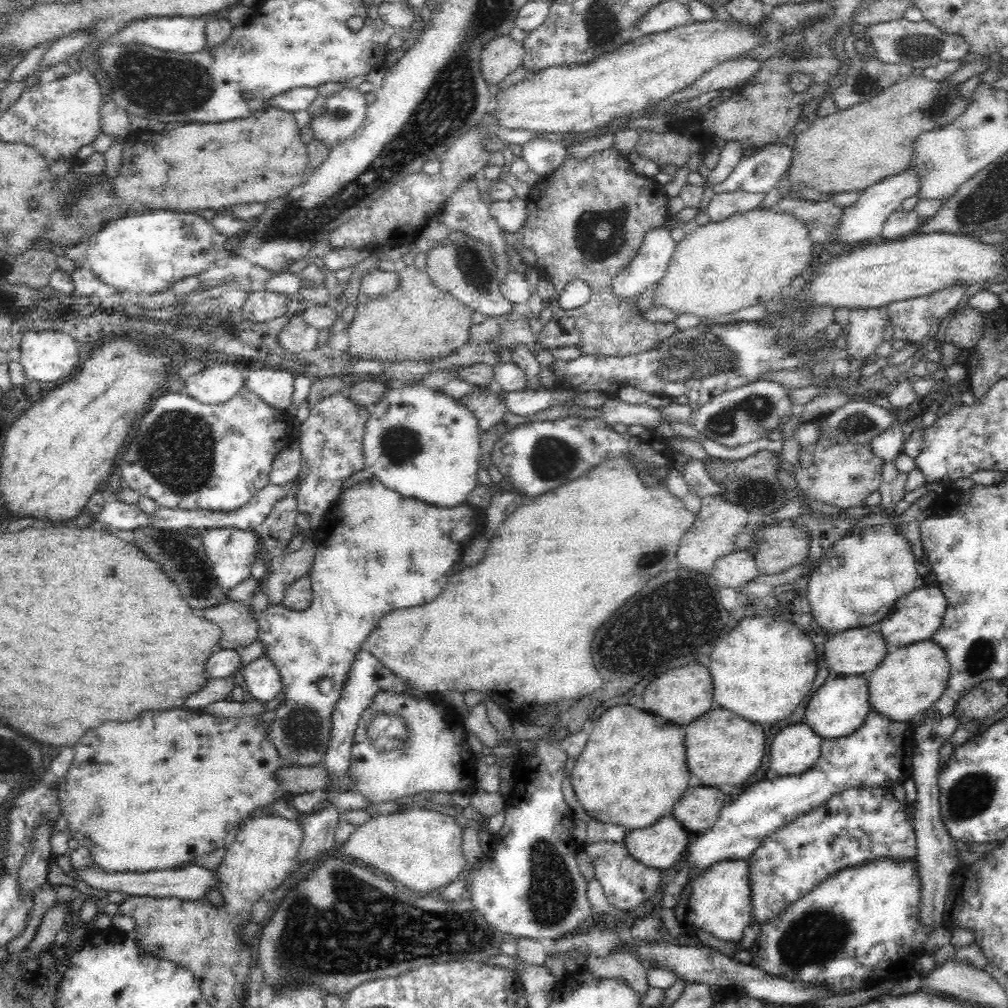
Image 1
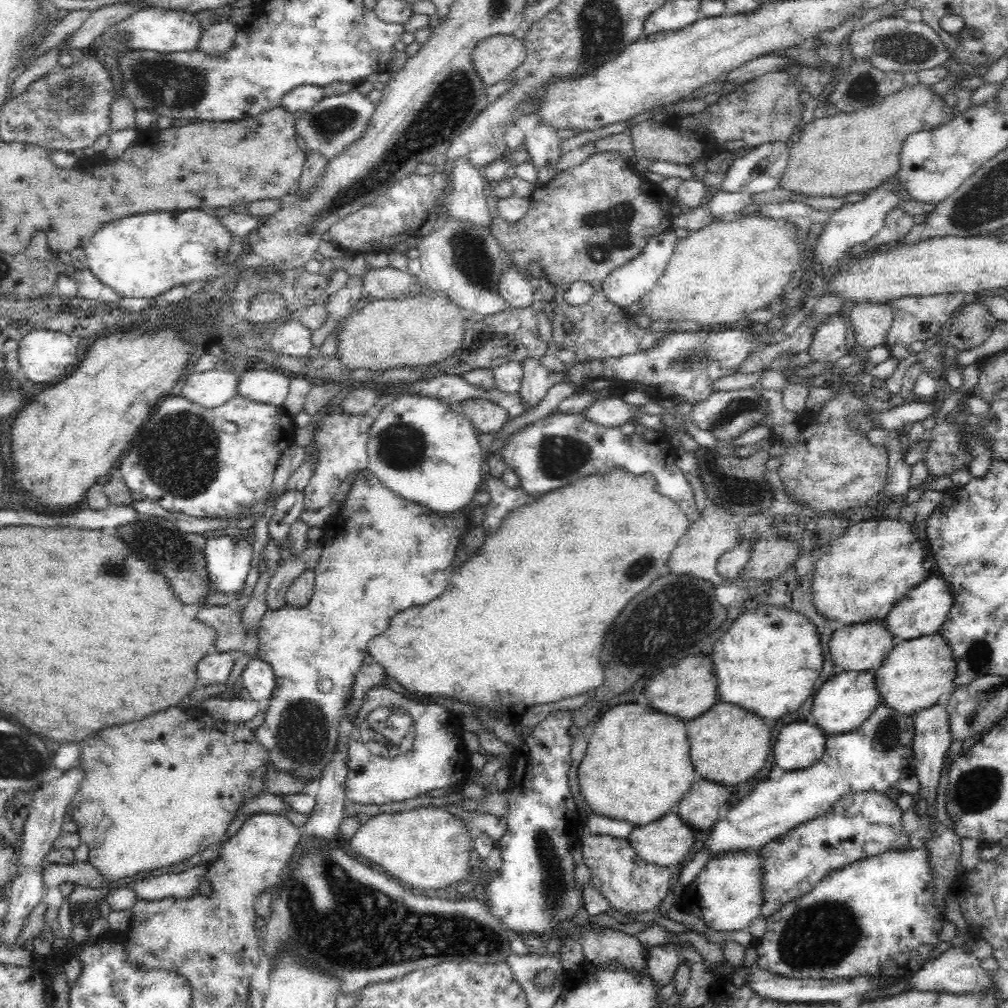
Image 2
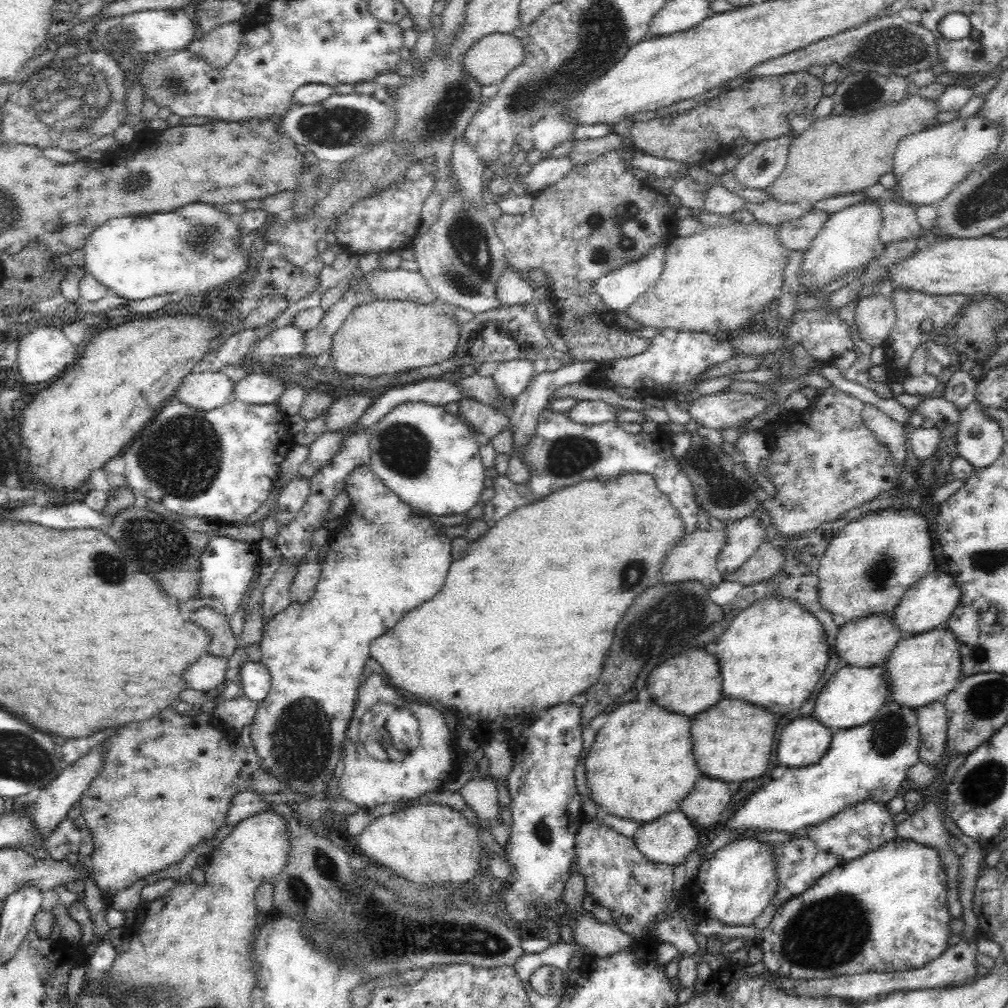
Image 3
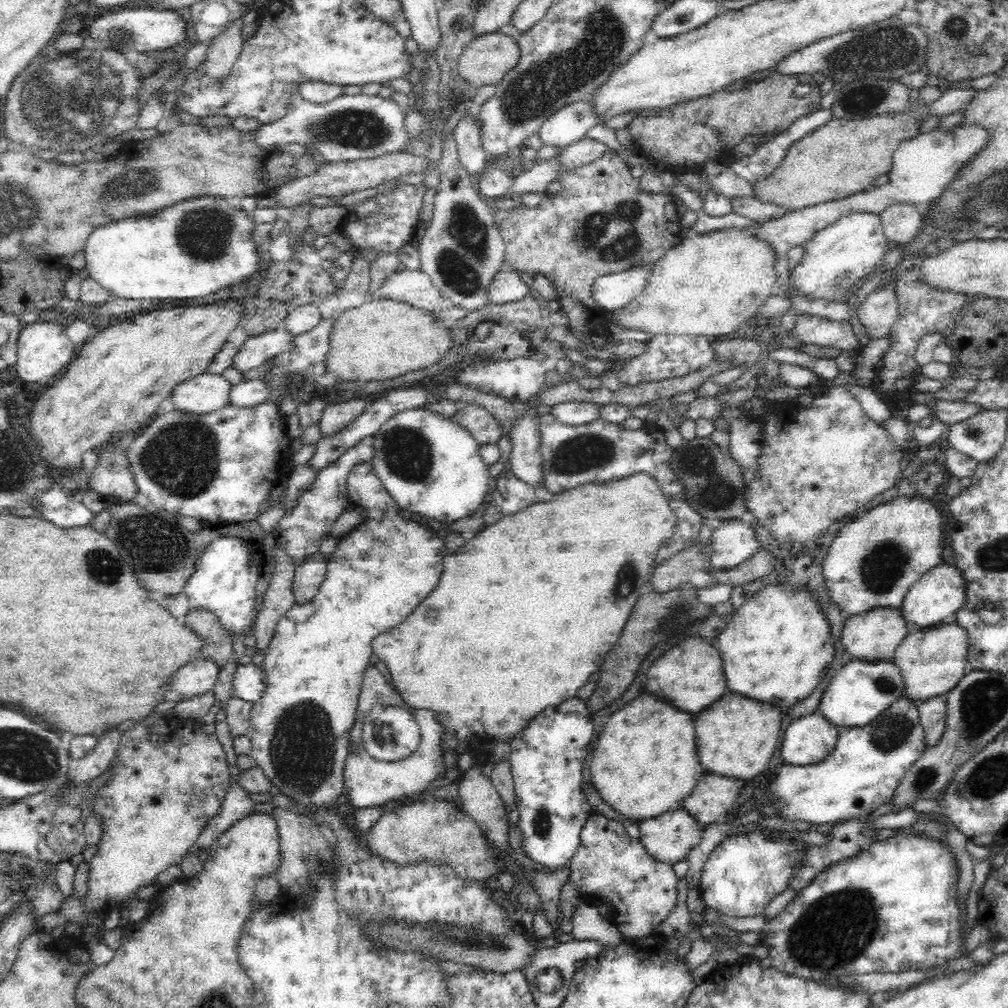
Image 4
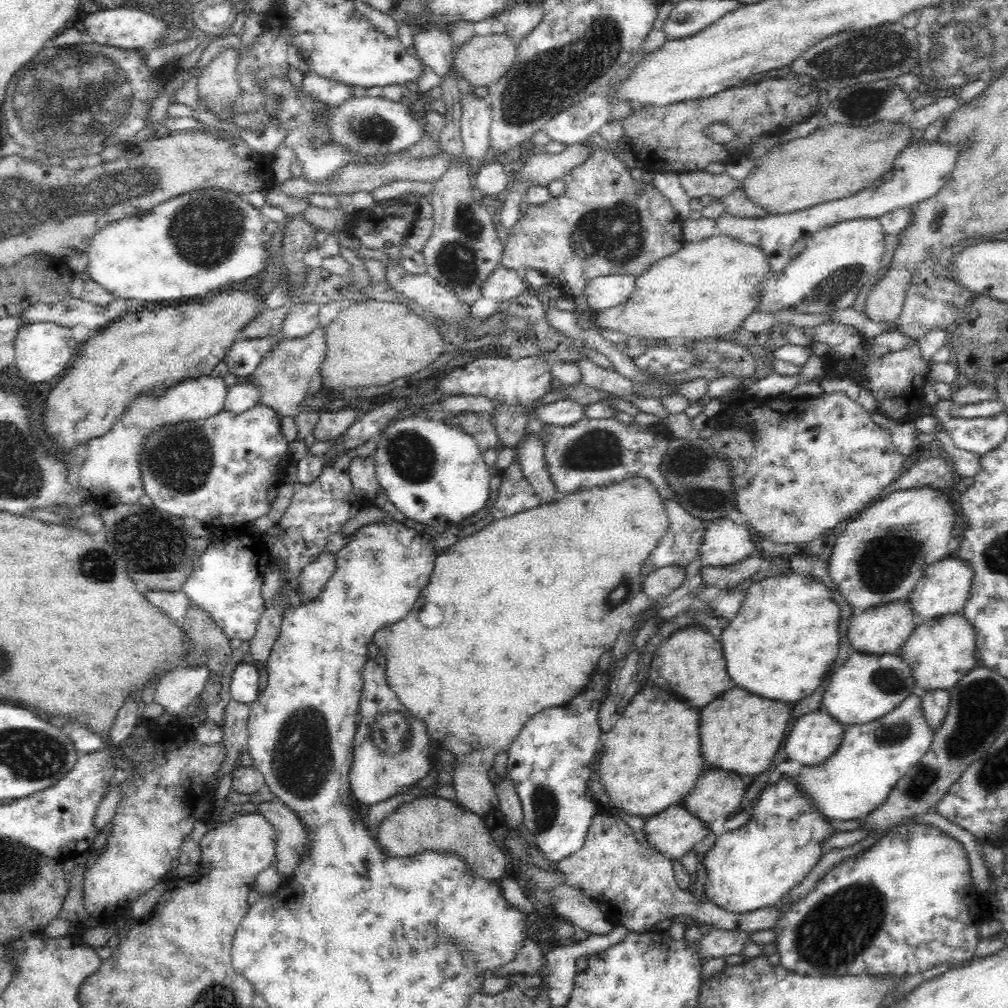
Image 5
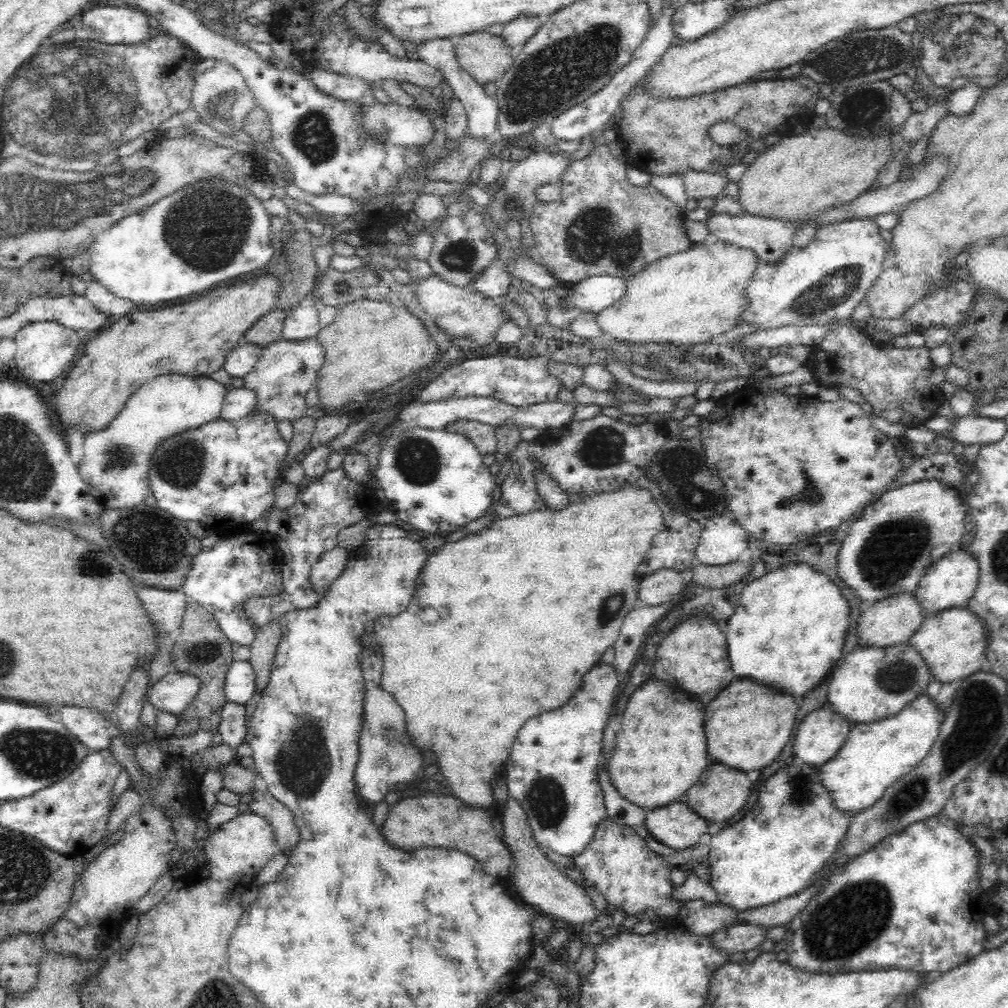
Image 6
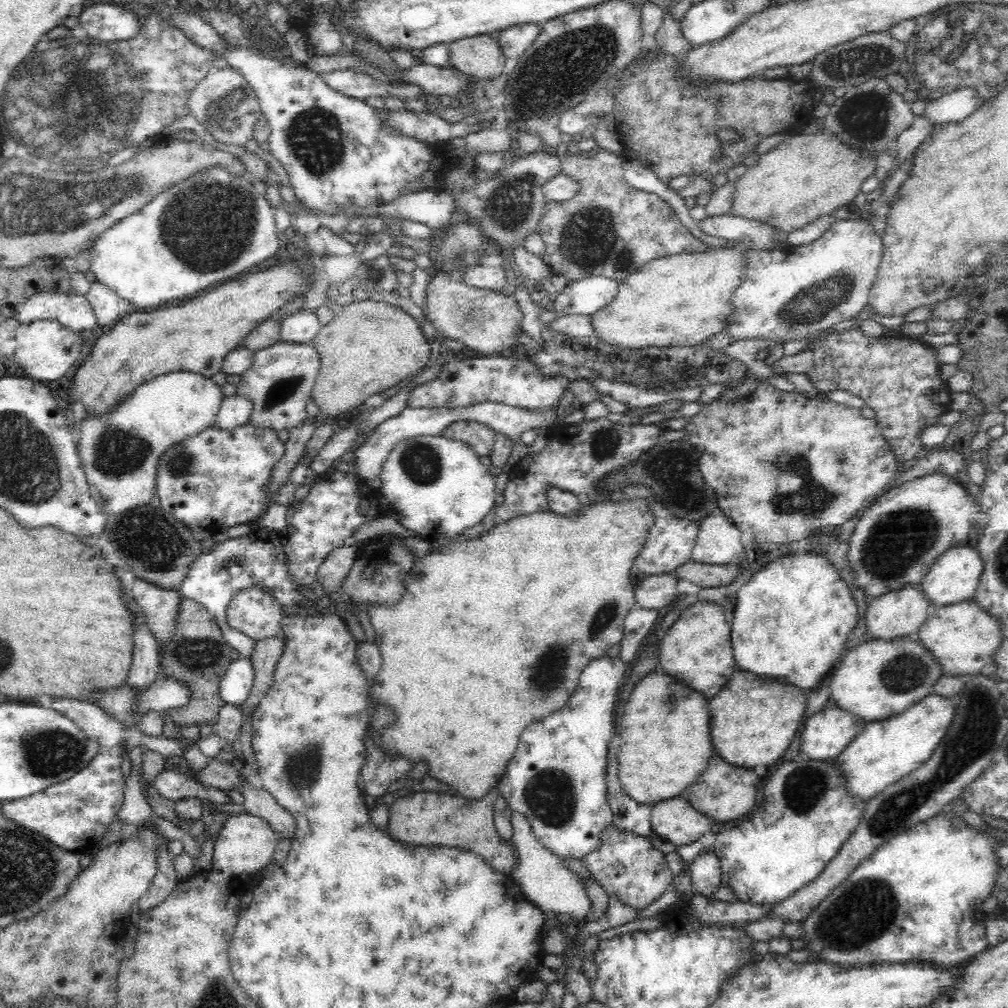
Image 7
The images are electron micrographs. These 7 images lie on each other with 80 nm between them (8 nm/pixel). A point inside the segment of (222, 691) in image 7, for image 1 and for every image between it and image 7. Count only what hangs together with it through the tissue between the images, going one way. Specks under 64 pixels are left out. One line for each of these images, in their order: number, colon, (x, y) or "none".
1: (262, 679)
2: (257, 677)
3: (254, 679)
4: (247, 683)
5: (243, 687)
6: (239, 685)

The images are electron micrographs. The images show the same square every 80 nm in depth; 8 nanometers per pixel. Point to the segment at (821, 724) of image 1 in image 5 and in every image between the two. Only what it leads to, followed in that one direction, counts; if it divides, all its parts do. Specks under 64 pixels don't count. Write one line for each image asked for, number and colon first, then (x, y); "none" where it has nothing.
2: (845, 700)
3: (853, 695)
4: (861, 690)
5: (867, 686)

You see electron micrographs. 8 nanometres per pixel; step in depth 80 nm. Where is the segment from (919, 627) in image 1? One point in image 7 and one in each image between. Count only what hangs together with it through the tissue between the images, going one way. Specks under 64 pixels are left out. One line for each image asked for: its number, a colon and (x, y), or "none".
2: (922, 611)
3: (929, 603)
4: (934, 598)
5: (945, 586)
6: (950, 582)
7: (955, 576)

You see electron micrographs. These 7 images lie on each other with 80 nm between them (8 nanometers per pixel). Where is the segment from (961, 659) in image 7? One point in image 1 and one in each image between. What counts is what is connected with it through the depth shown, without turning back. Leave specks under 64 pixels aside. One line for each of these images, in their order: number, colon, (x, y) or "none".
1: (909, 680)
2: (915, 674)
3: (921, 668)
4: (932, 660)
5: (942, 651)
6: (953, 642)

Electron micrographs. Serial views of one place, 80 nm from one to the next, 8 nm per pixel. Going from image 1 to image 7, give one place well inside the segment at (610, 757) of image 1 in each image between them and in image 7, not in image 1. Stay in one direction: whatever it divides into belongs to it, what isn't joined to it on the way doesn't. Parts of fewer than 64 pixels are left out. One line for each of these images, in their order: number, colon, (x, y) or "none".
2: (637, 767)
3: (640, 767)
4: (644, 763)
5: (649, 761)
6: (660, 752)
7: (666, 727)

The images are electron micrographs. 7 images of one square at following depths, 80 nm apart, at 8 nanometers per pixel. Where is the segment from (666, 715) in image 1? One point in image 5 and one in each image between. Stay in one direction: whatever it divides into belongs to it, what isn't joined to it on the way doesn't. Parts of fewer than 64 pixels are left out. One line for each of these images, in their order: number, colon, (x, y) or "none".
2: (690, 689)
3: (690, 684)
4: (690, 677)
5: (691, 664)

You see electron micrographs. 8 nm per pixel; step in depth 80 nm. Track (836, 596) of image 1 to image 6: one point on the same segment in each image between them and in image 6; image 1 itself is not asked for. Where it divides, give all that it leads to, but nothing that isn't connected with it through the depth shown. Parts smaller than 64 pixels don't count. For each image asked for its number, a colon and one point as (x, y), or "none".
2: (866, 571)
3: (870, 564)
4: (876, 557)
5: (879, 557)
6: (896, 538)

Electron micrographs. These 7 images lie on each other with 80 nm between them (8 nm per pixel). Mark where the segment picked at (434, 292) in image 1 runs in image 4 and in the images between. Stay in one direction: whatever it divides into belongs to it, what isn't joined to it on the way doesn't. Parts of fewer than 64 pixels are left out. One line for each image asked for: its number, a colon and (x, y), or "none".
2: (420, 331)
3: (383, 337)
4: (379, 340)

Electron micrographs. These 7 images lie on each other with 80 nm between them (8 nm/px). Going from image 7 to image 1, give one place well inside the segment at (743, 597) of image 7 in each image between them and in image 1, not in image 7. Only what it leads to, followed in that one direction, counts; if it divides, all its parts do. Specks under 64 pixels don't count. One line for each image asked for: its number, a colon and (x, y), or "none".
1: (763, 669)
2: (768, 663)
3: (774, 652)
4: (777, 648)
5: (784, 639)
6: (788, 630)

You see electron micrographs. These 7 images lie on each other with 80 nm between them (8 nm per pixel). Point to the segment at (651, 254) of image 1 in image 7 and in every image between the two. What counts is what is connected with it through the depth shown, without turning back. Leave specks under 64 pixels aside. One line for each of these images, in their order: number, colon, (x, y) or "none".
2: (625, 285)
3: (620, 288)
4: (611, 292)
5: (603, 292)
6: (596, 293)
7: (585, 296)

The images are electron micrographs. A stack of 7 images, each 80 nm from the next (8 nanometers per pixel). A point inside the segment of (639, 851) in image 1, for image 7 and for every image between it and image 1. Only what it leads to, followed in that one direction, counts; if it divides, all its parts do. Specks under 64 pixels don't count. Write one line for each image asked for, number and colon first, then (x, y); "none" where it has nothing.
2: (665, 842)
3: (669, 840)
4: (669, 838)
5: (673, 832)
6: (676, 825)
7: (674, 819)

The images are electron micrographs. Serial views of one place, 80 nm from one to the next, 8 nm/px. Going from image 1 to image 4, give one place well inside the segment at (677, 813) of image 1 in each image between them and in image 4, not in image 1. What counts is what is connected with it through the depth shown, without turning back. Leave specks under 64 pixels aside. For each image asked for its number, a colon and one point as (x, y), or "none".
2: (700, 809)
3: (704, 805)
4: (714, 796)

